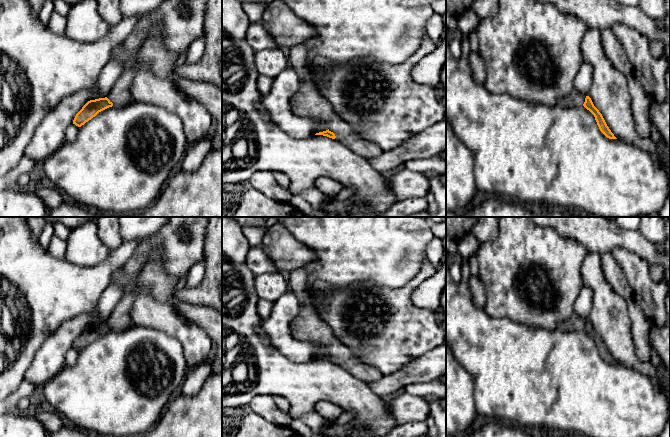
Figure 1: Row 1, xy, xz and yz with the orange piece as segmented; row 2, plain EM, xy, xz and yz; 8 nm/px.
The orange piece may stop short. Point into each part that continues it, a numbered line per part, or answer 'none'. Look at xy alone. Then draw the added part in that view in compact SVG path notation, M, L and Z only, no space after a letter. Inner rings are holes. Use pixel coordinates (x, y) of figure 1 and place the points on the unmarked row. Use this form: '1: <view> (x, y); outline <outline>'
1: xy (119, 319); outline M124 295L108 316L107 322L114 331L125 331L133 325L130 317L133 300L133 295Z

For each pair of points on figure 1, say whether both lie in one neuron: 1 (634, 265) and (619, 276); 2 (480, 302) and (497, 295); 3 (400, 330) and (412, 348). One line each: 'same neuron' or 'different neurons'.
1: different neurons
2: different neurons
3: same neuron

